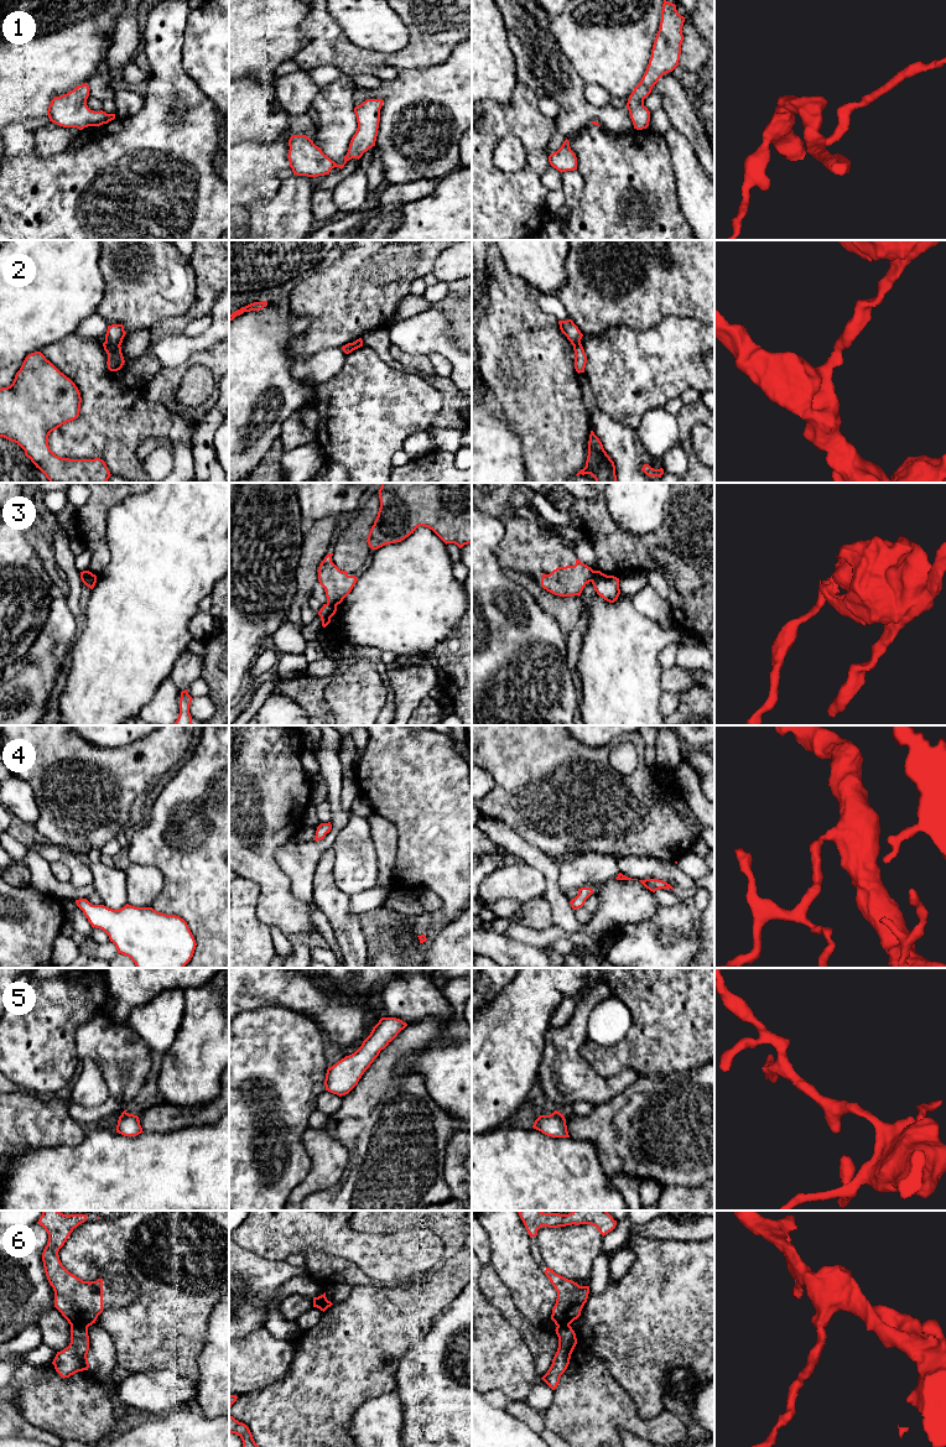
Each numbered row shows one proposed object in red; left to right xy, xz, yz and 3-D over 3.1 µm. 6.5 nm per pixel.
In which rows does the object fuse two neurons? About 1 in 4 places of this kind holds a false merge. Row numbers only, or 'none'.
2, 3, 6

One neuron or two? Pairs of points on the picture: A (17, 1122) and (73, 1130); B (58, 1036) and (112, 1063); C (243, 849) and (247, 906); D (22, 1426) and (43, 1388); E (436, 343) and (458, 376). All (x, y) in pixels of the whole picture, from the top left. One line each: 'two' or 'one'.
A: one
B: two
C: two
D: two
E: one

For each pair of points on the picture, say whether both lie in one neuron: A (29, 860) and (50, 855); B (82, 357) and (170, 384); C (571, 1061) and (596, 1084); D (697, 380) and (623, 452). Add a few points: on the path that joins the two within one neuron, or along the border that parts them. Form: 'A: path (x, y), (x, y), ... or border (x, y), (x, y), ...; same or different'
A: border (29, 848), (37, 852), (50, 863); different
B: border (144, 388), (144, 393), (150, 400), (166, 407); different
C: path (577, 1067), (590, 1079); same
D: border (609, 416), (635, 430); different

